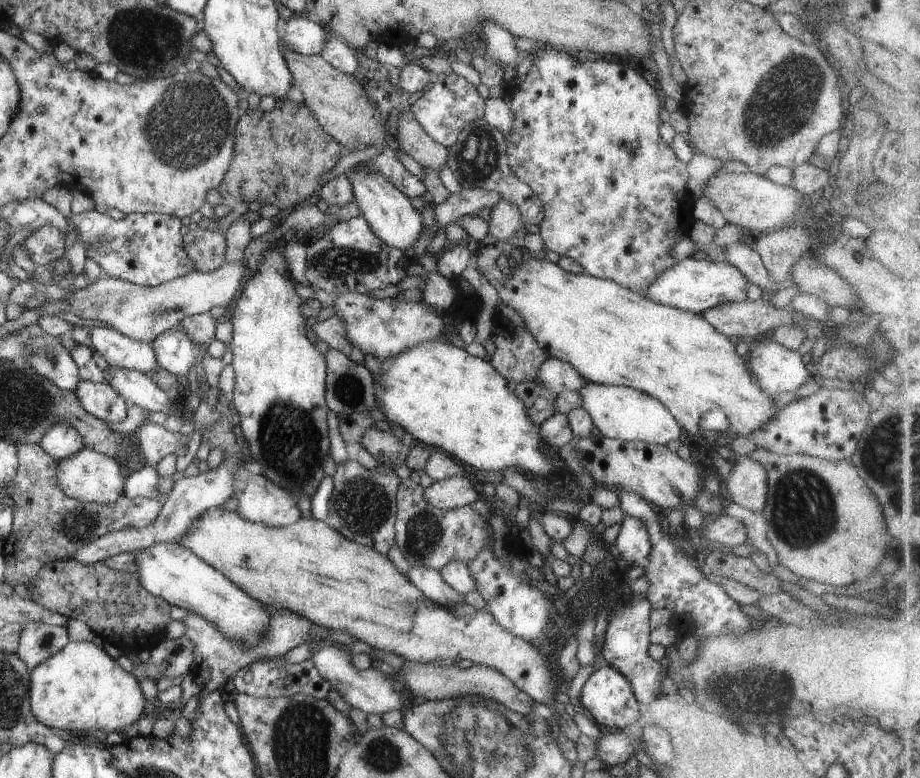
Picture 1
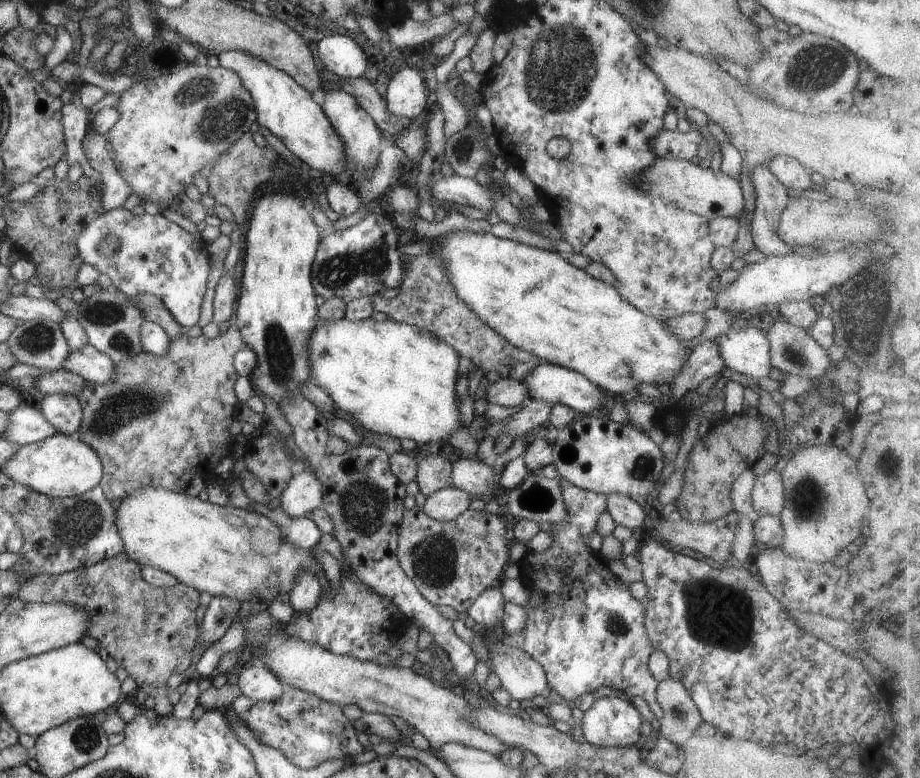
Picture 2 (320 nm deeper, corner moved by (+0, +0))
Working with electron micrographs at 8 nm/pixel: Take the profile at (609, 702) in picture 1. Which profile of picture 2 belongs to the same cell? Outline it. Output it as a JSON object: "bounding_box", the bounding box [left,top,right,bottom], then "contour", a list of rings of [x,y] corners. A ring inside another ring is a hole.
{"bounding_box":[580,697,644,747],"contour":[[[607,697],[595,699],[583,713],[580,727],[585,740],[592,745],[600,747],[631,747],[639,745],[644,733],[639,730],[639,726],[644,726],[639,712],[624,699]]]}

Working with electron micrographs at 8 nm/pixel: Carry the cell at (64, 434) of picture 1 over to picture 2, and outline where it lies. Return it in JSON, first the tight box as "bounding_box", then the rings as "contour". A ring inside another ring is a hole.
{"bounding_box":[37,393,82,434],"contour":[[[71,393],[46,394],[37,402],[37,407],[57,433],[71,434],[80,425],[82,408],[77,397]]]}

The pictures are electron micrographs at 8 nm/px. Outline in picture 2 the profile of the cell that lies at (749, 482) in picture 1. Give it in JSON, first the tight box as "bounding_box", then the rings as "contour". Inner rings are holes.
{"bounding_box":[750,468,784,517],"contour":[[[772,468],[754,478],[750,497],[759,517],[778,514],[784,505],[783,489],[781,475]]]}

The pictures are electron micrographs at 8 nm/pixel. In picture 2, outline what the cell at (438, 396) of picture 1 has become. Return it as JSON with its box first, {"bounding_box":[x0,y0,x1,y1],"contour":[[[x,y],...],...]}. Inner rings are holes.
{"bounding_box":[308,317,463,442],"contour":[[[341,317],[332,321],[320,321],[314,318],[314,329],[308,336],[308,363],[310,364],[310,378],[334,402],[334,407],[345,411],[357,420],[358,424],[364,429],[376,434],[385,434],[385,436],[392,436],[393,438],[402,439],[410,438],[413,442],[443,442],[459,428],[463,427],[459,424],[459,411],[455,406],[455,383],[456,368],[458,363],[457,353],[445,344],[439,341],[430,332],[418,329],[413,325],[397,322],[386,318],[384,320],[374,320],[370,317],[360,319],[358,321],[350,321]]]}

